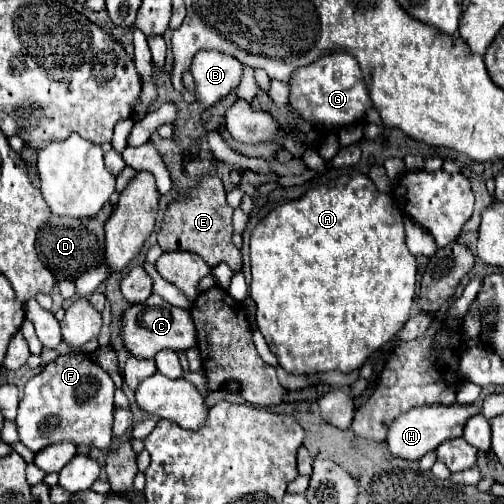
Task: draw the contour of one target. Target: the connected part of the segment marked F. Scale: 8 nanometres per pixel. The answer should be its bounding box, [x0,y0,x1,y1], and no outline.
[17,352,113,452]

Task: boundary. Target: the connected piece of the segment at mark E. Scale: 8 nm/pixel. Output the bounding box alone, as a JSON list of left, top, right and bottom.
[159,178,241,270]

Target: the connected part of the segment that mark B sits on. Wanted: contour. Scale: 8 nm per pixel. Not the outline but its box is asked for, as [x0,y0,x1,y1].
[191,50,241,106]

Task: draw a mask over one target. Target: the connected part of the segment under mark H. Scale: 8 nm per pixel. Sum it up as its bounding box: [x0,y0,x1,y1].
[387,404,481,460]

